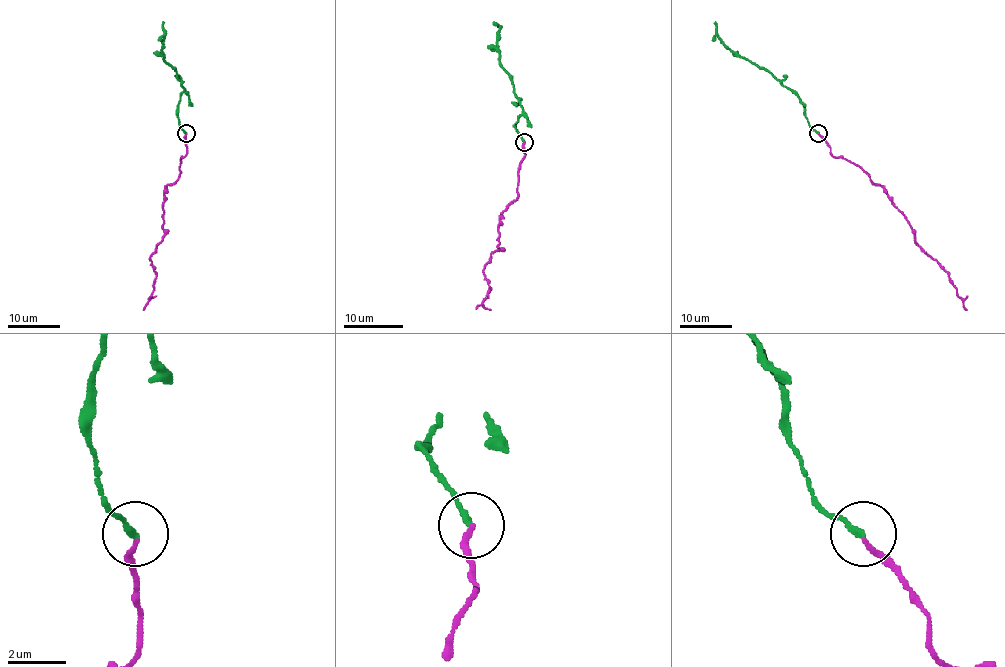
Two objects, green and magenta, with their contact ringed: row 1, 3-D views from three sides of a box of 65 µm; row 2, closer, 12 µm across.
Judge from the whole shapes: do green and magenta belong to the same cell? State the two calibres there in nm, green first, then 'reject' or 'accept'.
200 nm thick on the green side, 170 nm on the other; accept

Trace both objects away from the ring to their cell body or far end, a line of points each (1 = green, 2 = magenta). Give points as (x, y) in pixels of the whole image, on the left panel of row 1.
1: (186, 133), (178, 120), (179, 95), (185, 90), (162, 54), (164, 21)
2: (186, 133), (179, 176), (168, 184), (164, 199), (165, 234), (149, 258), (156, 275), (153, 292), (143, 309)

